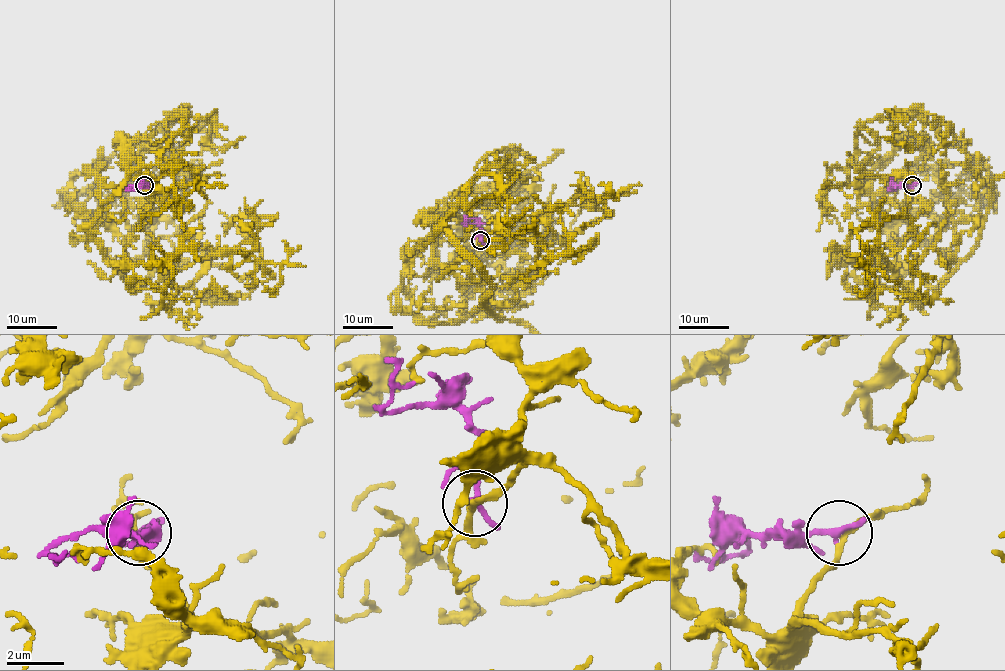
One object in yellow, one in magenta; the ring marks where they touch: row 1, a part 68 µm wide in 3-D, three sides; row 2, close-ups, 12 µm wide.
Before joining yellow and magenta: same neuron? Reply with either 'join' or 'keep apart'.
keep apart

